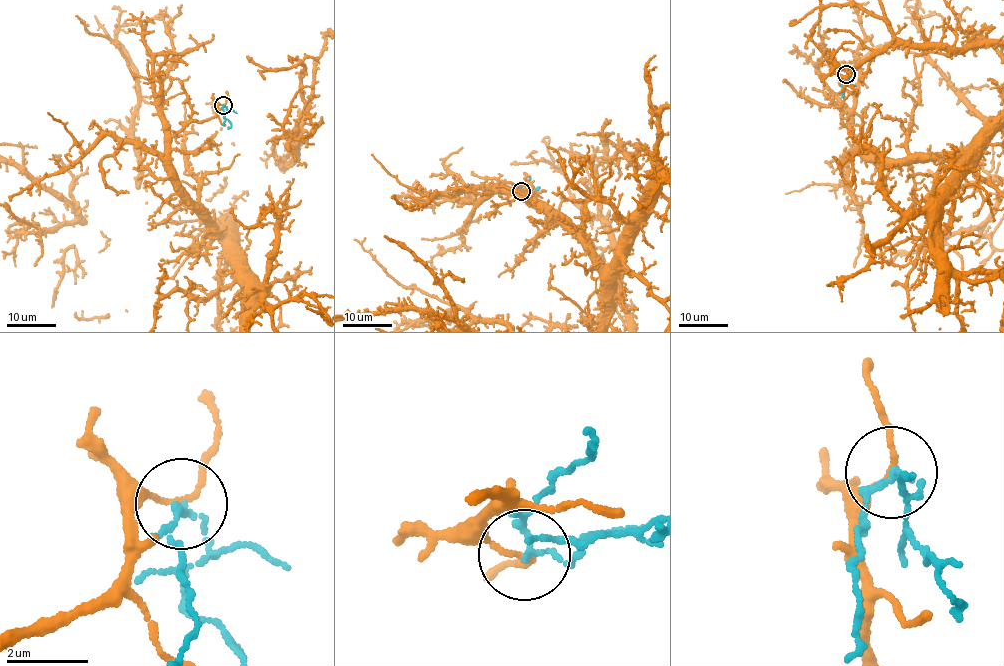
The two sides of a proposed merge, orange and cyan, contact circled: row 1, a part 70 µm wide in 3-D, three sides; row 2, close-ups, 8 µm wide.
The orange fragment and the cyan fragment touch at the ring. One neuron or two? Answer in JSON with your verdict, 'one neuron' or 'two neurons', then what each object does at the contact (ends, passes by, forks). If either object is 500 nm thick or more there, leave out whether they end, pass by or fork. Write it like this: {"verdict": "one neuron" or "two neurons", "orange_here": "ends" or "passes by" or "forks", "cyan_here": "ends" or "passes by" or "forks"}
{"verdict": "two neurons", "orange_here": "passes by", "cyan_here": "passes by"}

